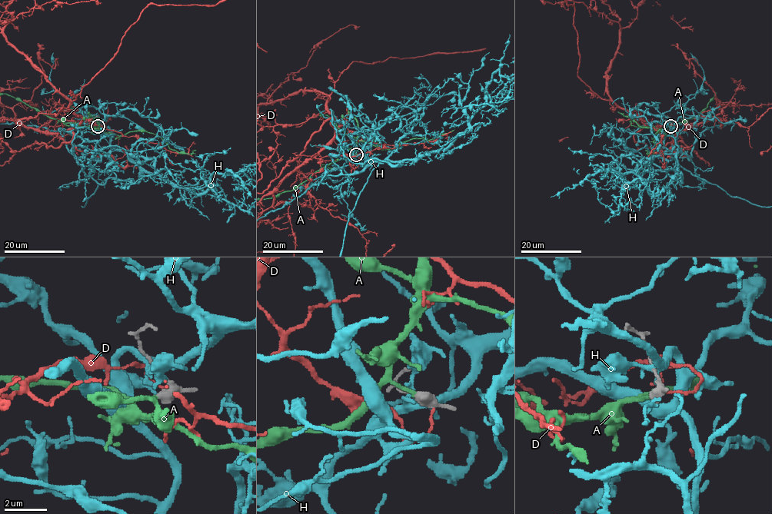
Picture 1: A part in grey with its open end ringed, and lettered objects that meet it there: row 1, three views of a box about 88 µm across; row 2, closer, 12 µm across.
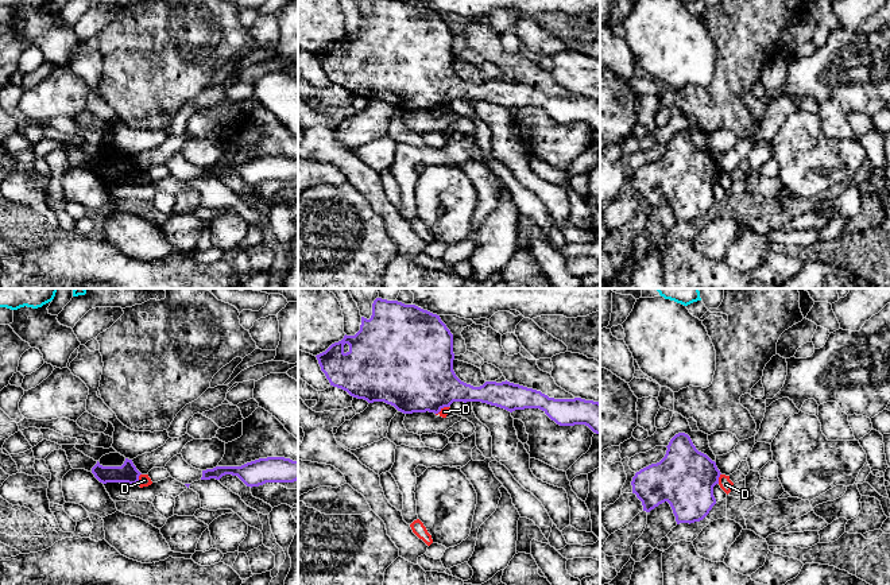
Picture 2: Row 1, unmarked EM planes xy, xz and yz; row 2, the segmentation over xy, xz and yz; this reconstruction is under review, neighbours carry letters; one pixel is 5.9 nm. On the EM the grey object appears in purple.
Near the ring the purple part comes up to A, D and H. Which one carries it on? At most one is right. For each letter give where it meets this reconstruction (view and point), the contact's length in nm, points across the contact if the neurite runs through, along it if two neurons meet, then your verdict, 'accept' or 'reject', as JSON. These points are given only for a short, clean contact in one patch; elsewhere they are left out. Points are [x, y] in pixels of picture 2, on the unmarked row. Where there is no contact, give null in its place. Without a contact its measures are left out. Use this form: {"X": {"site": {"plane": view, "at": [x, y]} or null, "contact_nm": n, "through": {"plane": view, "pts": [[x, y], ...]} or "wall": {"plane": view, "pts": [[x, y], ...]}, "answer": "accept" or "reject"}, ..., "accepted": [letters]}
{"A": {"site": null, "answer": "accept"}, "D": {"site": {"plane": "xy", "at": [138, 177]}, "contact_nm": 70, "wall": {"plane": "xy", "pts": [[140, 171], [136, 181]]}, "answer": "reject"}, "H": {"site": null, "answer": "reject"}, "accepted": ["A"]}

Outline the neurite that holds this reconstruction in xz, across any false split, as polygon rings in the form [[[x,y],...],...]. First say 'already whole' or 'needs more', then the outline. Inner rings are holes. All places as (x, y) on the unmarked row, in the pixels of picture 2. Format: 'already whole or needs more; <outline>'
already whole; [[[374,0],[369,18],[361,15],[360,28],[355,34],[344,34],[338,40],[332,42],[325,50],[316,54],[321,69],[330,84],[347,89],[351,94],[364,97],[368,101],[384,100],[394,104],[403,112],[434,111],[453,100],[481,100],[504,106],[510,111],[525,106],[539,106],[560,124],[585,123],[593,131],[600,132],[600,101],[574,97],[554,97],[541,89],[527,86],[510,80],[485,80],[480,85],[473,85],[461,80],[453,69],[453,32],[441,19],[440,13],[423,8],[415,3],[402,0]]]

